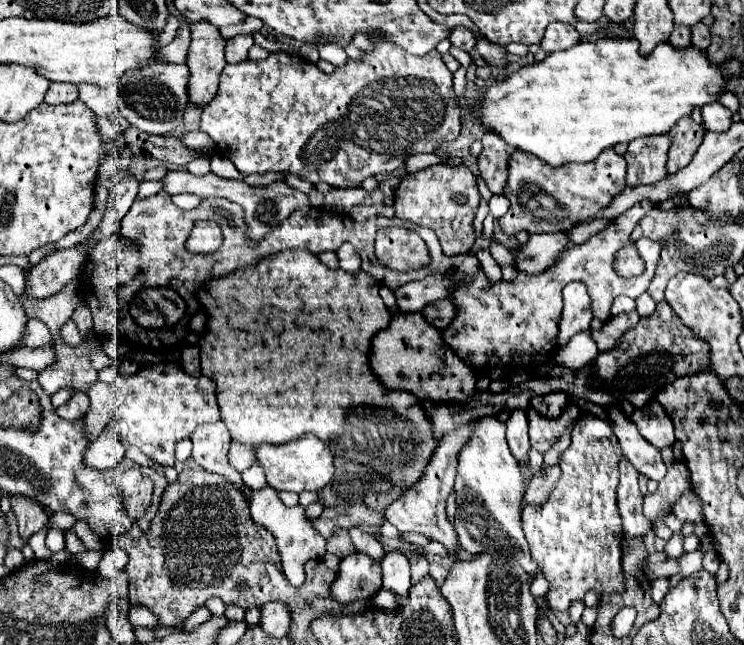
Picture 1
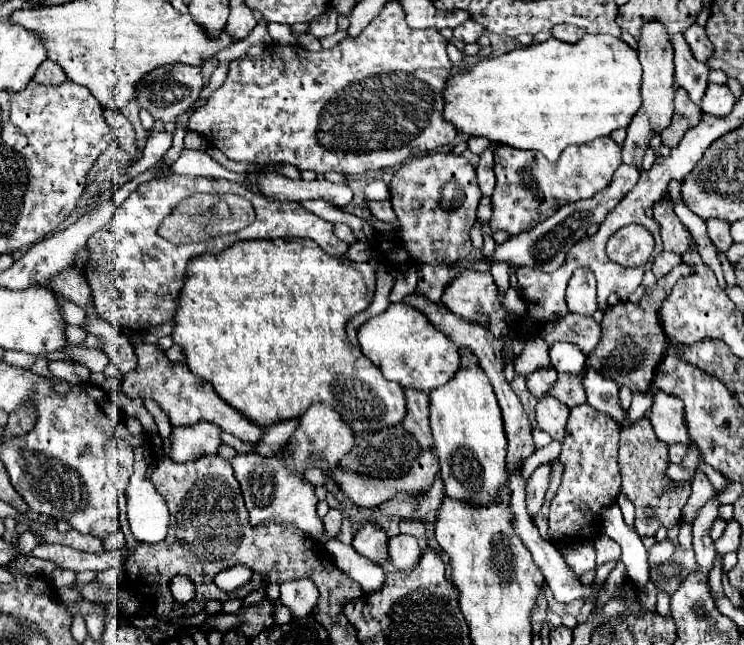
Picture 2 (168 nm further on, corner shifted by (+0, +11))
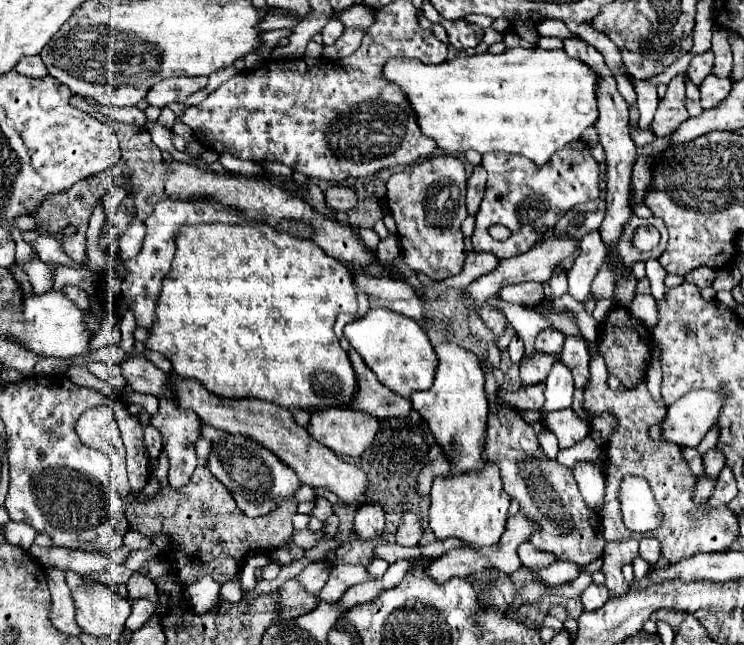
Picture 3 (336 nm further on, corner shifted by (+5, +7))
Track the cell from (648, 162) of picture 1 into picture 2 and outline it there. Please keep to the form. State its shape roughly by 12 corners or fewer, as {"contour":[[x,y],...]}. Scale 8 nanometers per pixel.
{"contour":[[659,22],[643,24],[641,108],[623,163],[641,166],[673,116],[673,46]]}

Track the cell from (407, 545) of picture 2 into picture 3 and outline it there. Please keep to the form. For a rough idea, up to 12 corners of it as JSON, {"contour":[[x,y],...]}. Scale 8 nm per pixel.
{"contour":[[414,512],[402,516],[396,544],[418,546],[422,538],[420,518]]}

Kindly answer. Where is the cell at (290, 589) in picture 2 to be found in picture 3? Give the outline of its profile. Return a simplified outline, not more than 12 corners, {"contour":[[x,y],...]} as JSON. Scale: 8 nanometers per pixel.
{"contour":[[308,564],[296,578],[306,592],[320,594],[328,580],[322,564]]}

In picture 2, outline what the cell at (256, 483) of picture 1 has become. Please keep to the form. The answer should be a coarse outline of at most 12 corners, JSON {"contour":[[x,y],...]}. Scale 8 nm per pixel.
{"contour":[[299,418],[273,424],[263,434],[257,452],[273,456],[291,438]]}

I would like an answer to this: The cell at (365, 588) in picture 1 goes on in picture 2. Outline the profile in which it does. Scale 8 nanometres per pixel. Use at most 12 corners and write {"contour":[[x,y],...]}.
{"contour":[[365,524],[353,548],[375,560],[387,556],[387,534]]}

